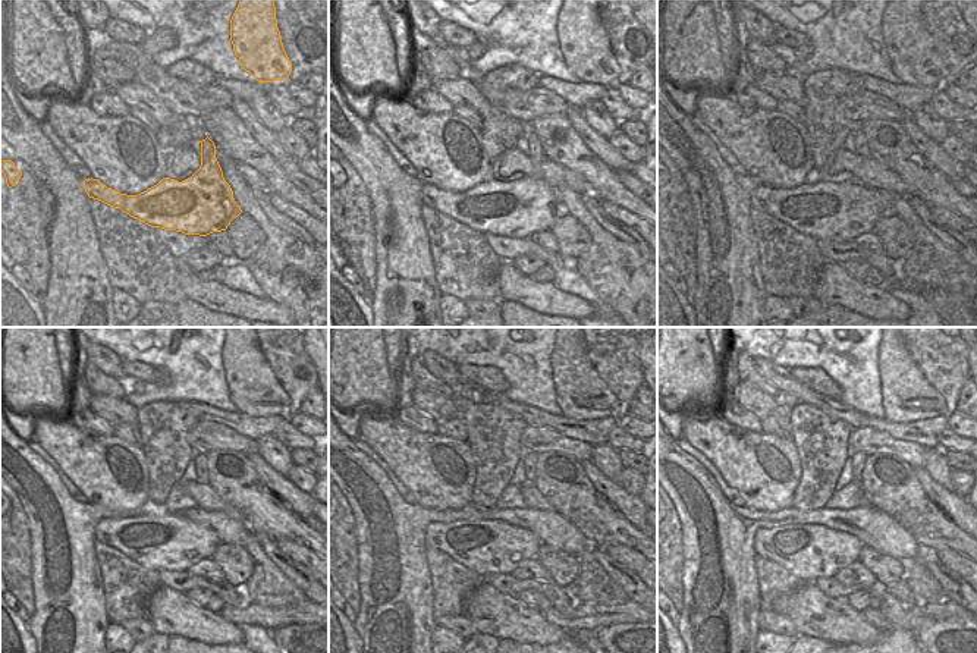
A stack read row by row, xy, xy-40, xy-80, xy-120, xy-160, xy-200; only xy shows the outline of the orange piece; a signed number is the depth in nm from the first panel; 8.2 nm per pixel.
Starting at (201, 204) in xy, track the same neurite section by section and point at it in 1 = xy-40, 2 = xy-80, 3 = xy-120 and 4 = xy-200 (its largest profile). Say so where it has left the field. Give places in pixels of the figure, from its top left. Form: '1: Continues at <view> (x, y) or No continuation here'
1: Continues at xy-40 (518, 209)
2: Continues at xy-80 (841, 212)
3: Continues at xy-120 (175, 543)
4: Continues at xy-200 (807, 551)

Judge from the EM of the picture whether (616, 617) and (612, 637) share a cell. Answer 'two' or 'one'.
two

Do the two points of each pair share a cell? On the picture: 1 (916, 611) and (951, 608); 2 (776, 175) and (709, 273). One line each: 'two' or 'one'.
1: one
2: two

